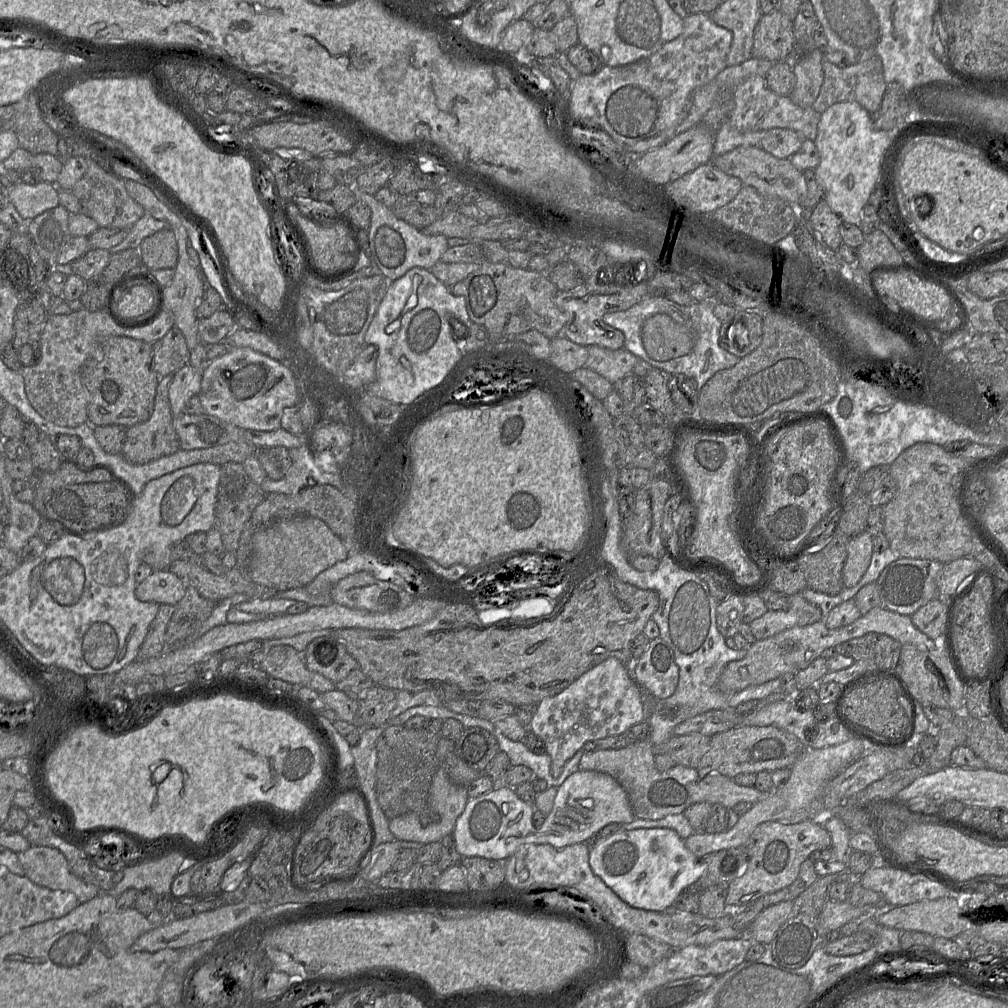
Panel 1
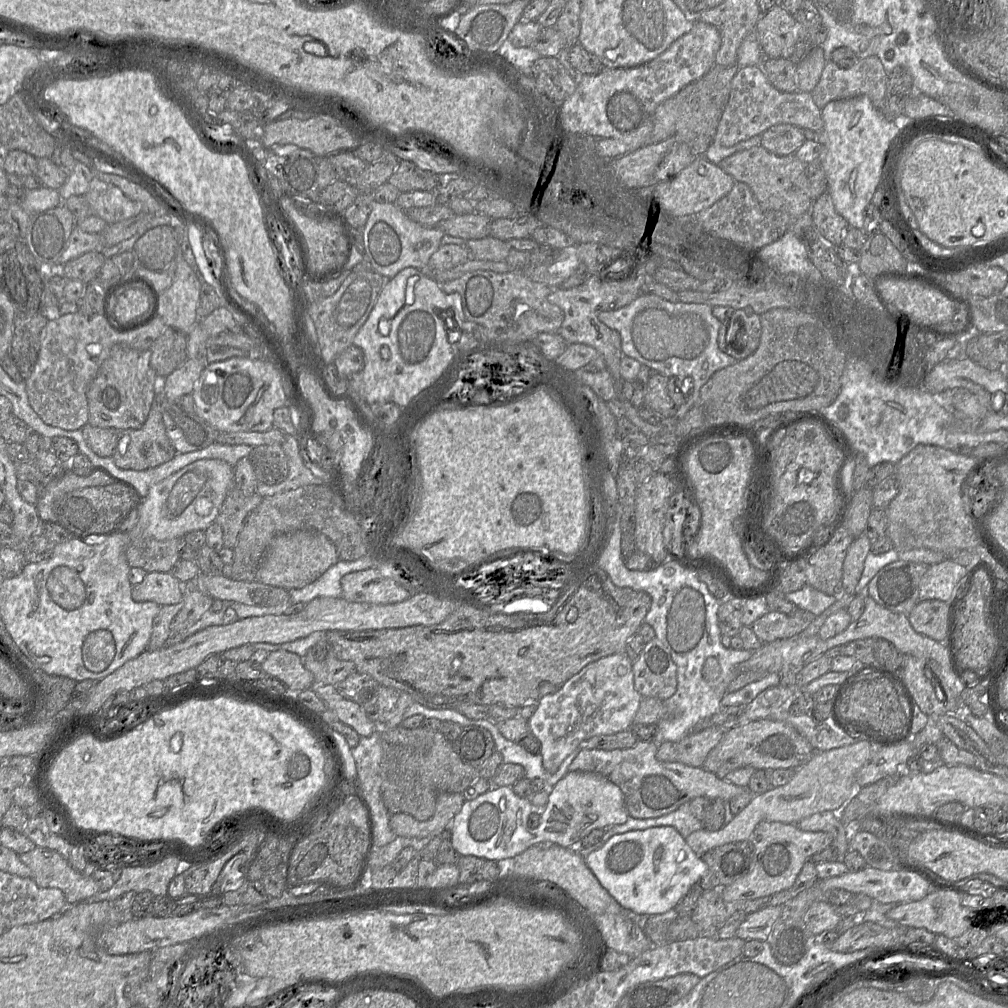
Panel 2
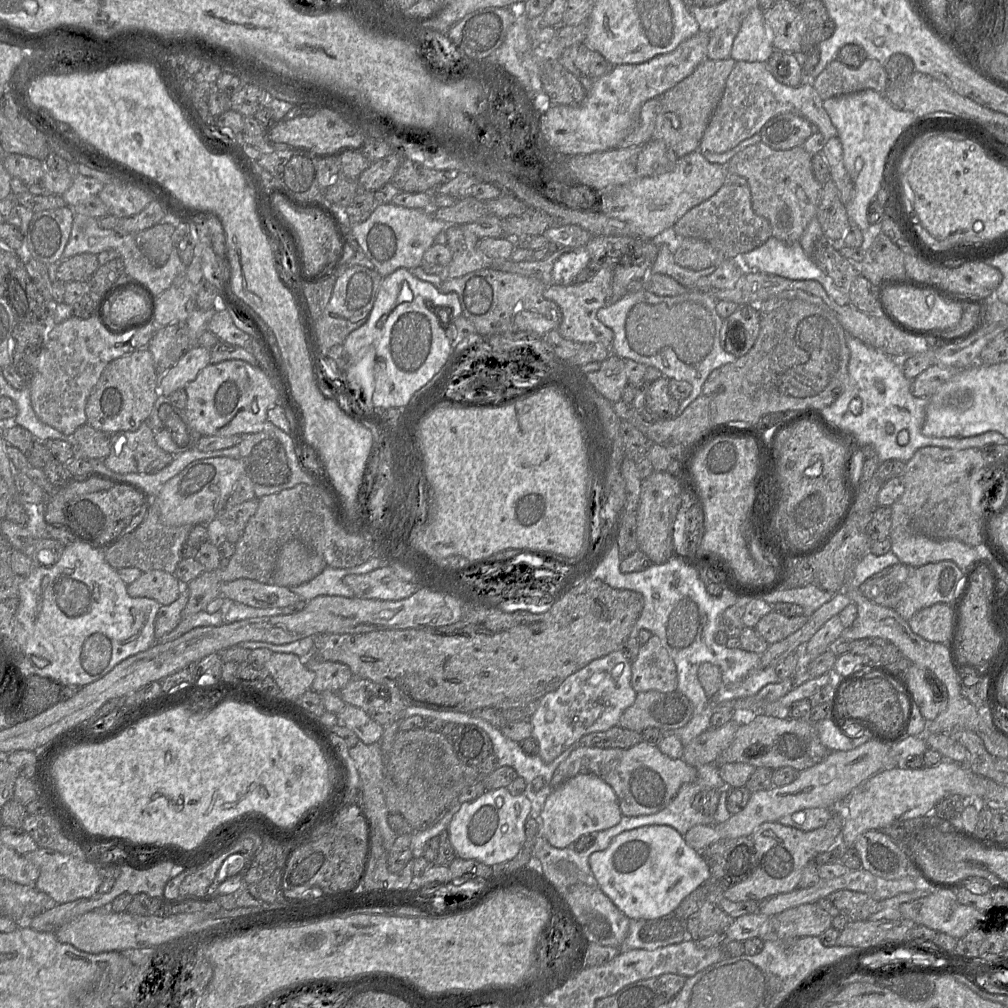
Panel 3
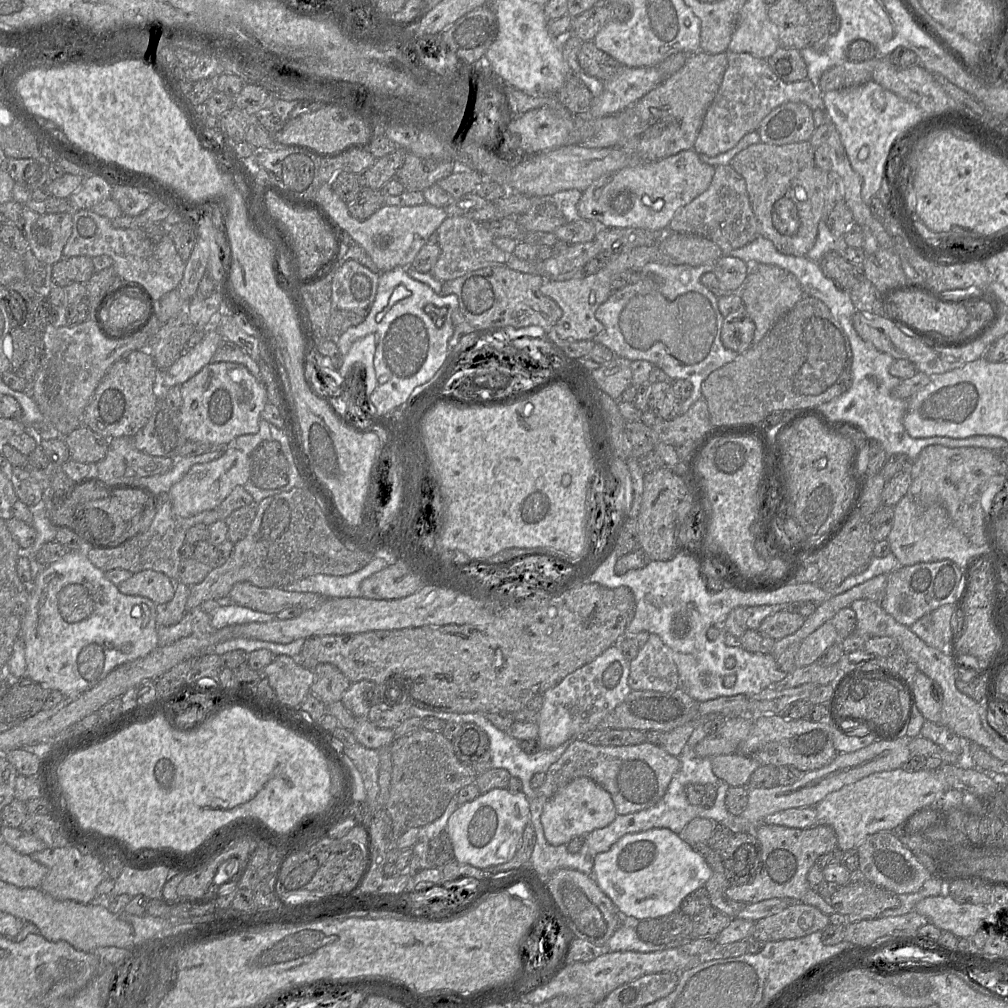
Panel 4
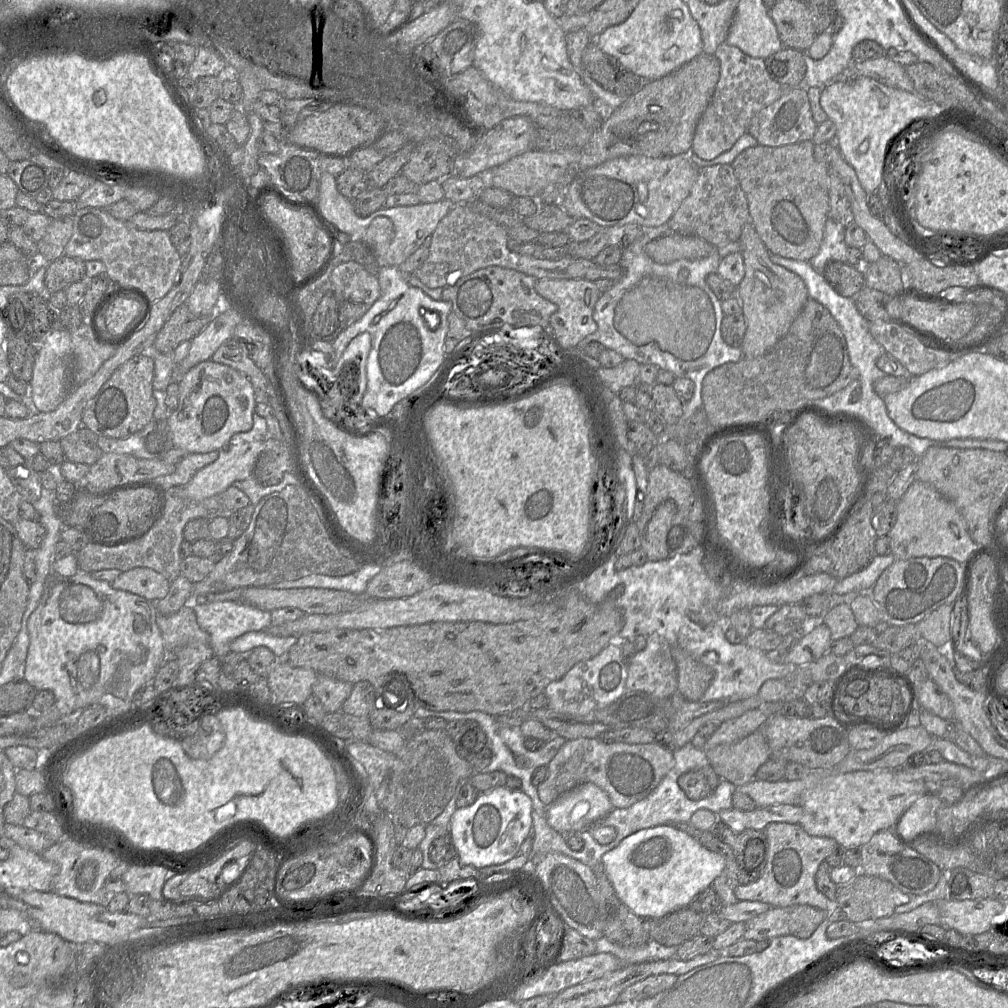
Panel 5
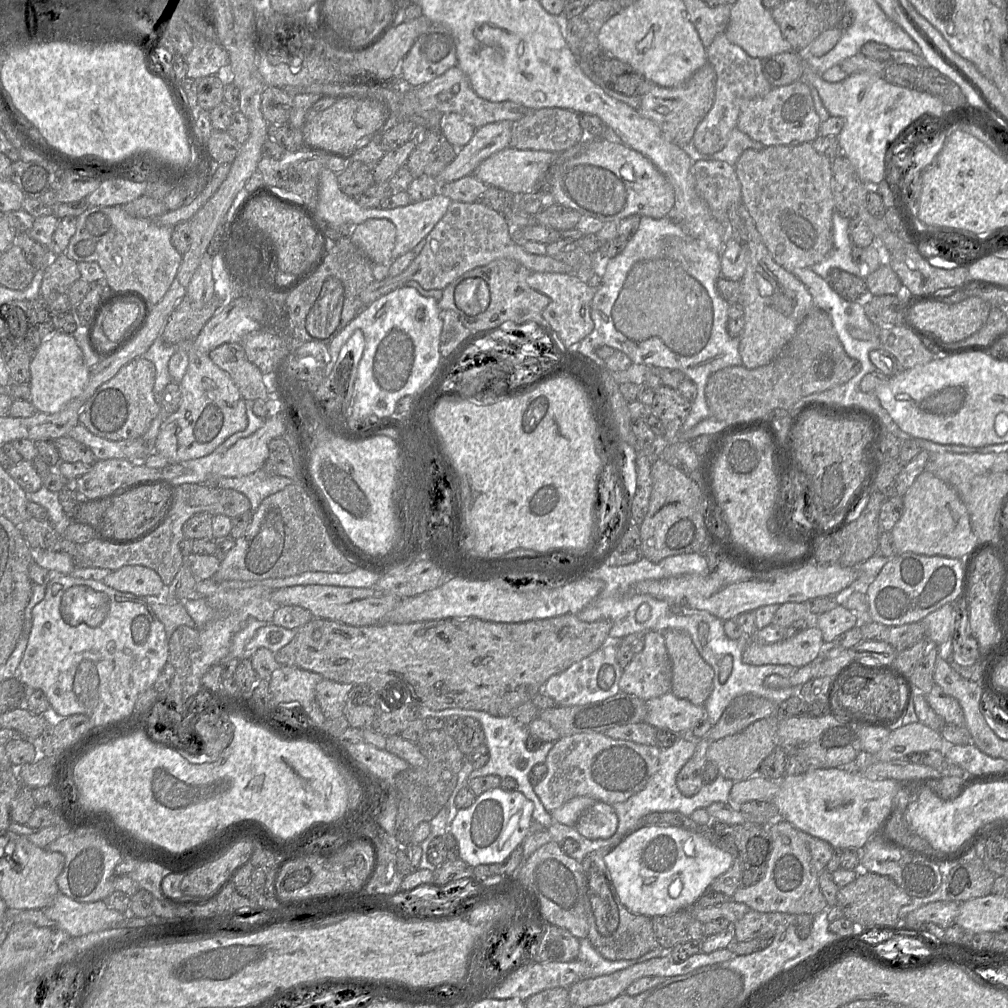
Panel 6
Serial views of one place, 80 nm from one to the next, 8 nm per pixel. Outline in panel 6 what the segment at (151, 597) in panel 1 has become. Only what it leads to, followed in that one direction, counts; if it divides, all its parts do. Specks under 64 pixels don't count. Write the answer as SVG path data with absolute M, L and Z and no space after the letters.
M139 565L123 566L112 571L102 582L117 591L138 596L158 595L167 588L155 571Z

